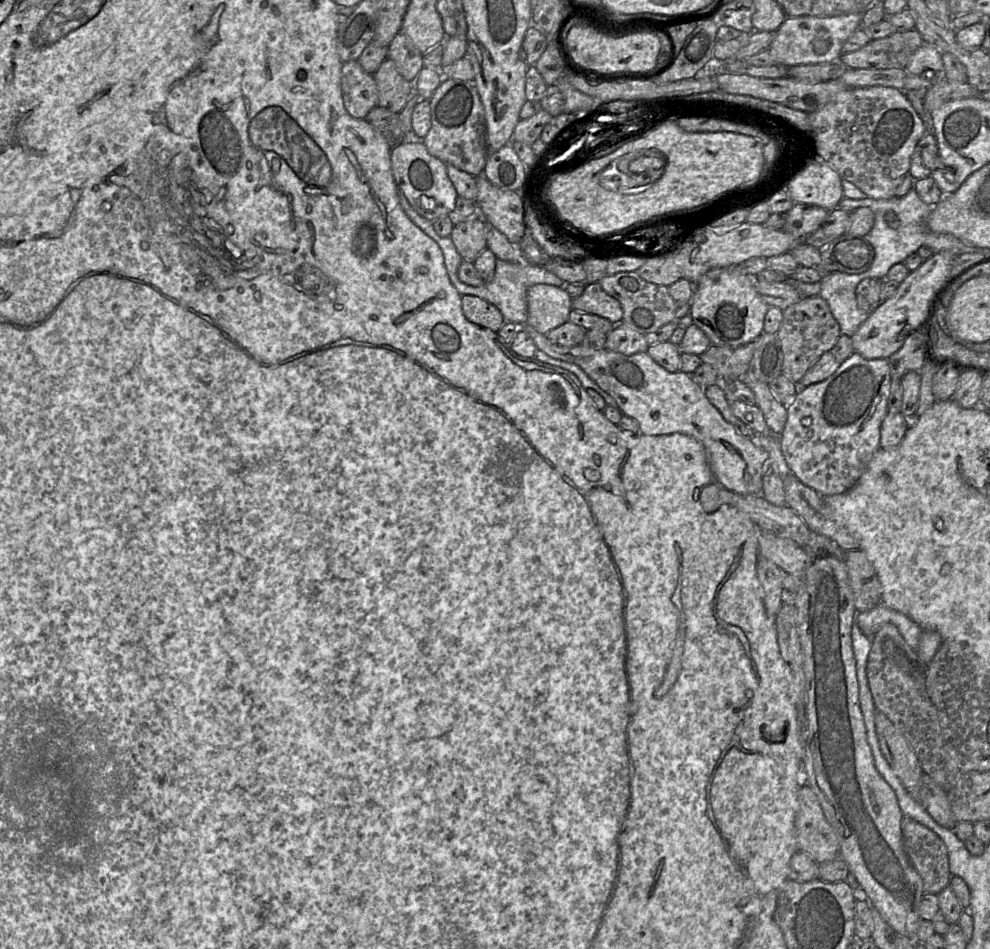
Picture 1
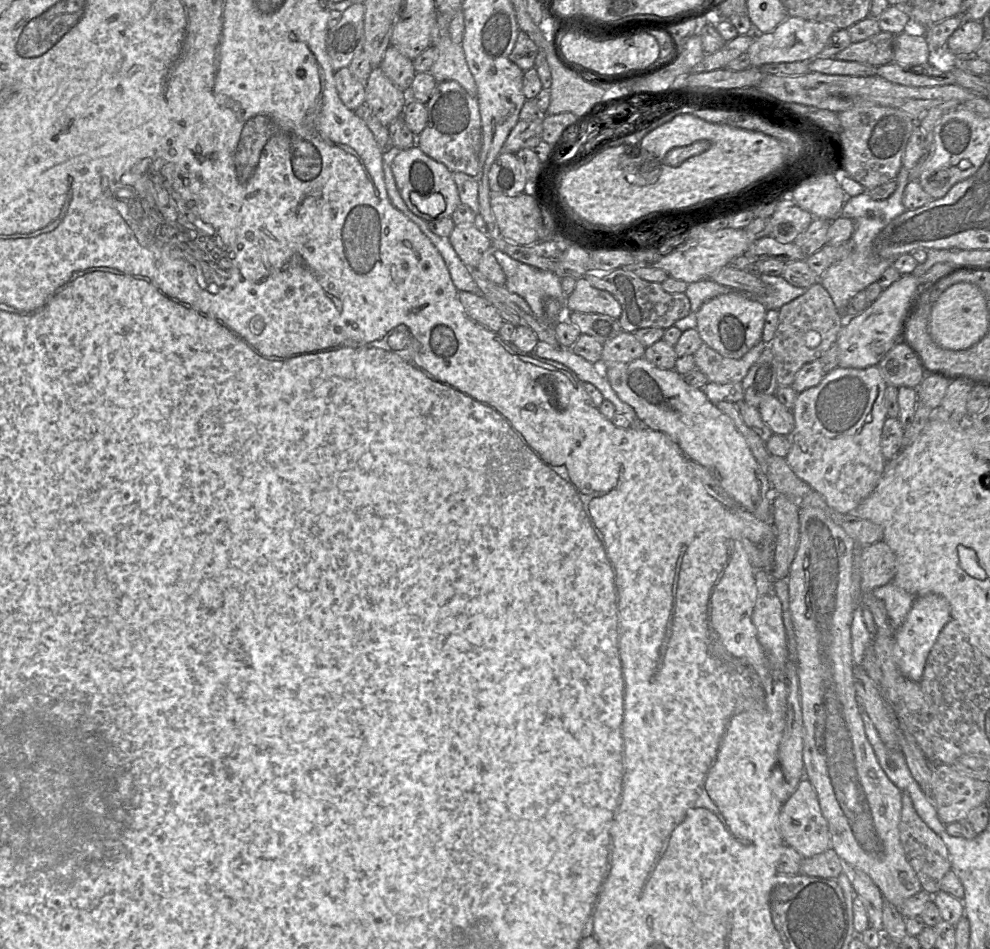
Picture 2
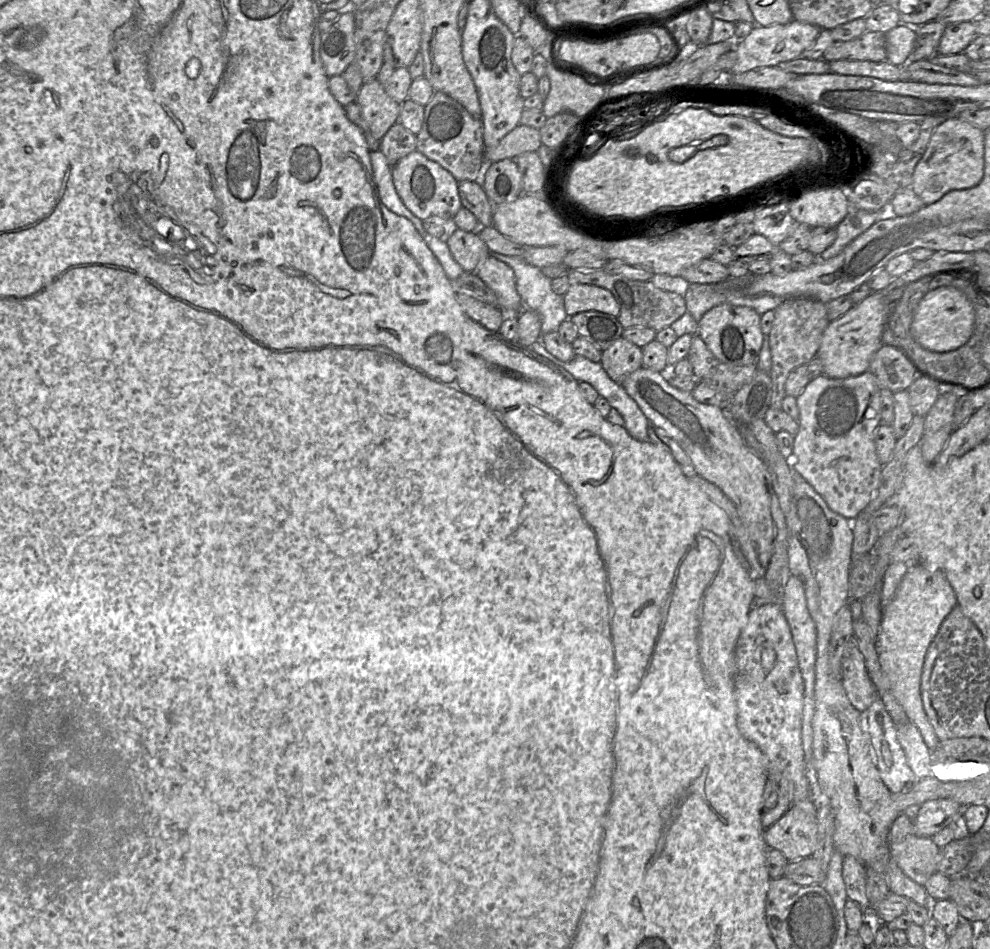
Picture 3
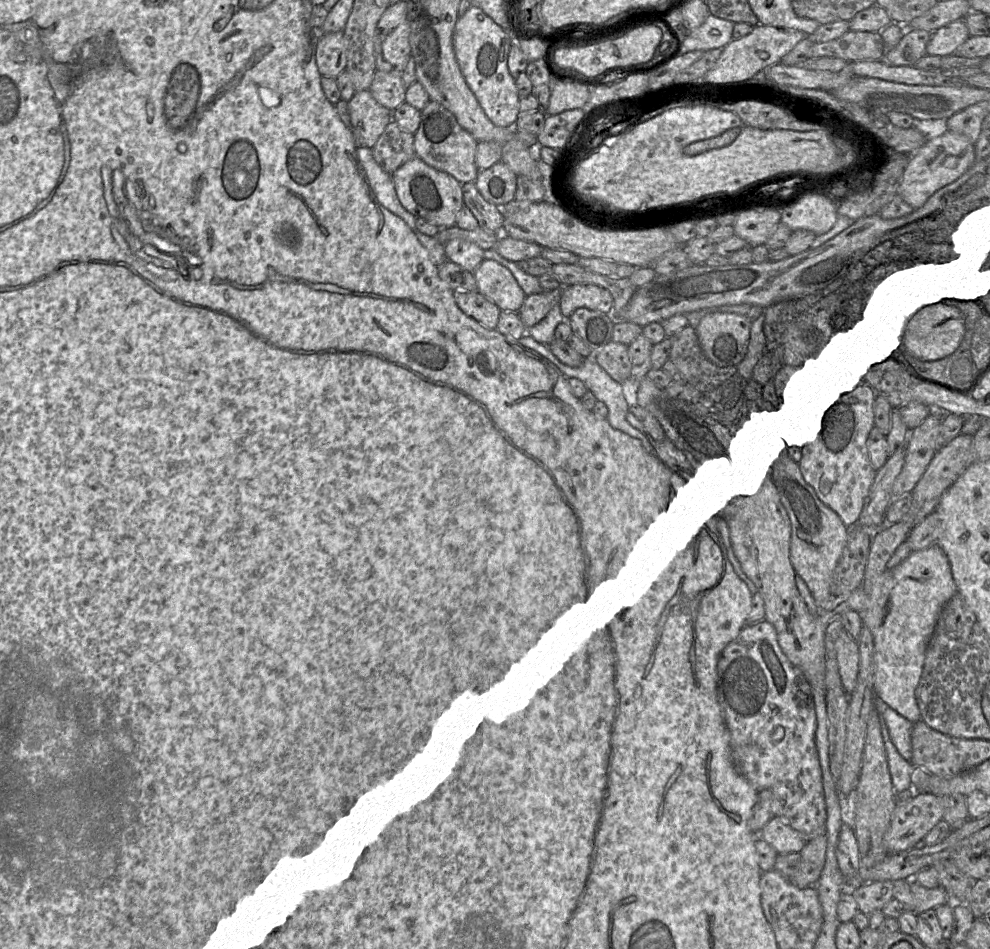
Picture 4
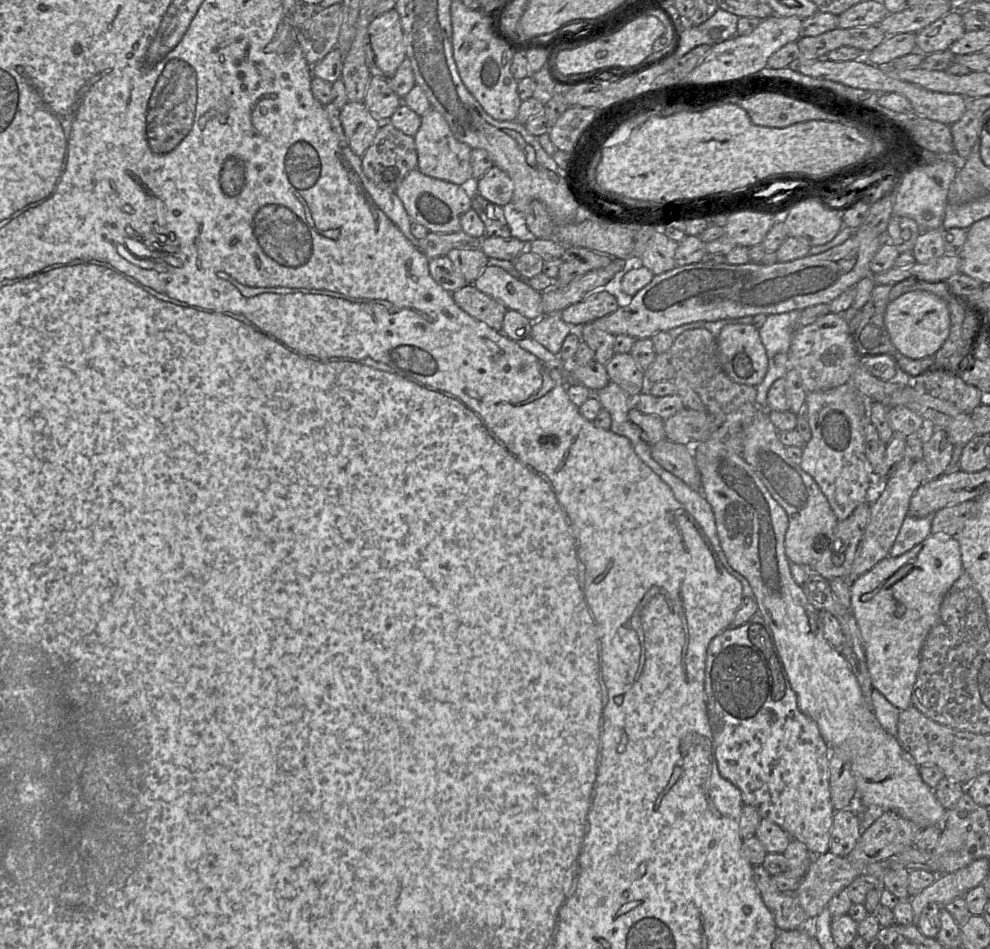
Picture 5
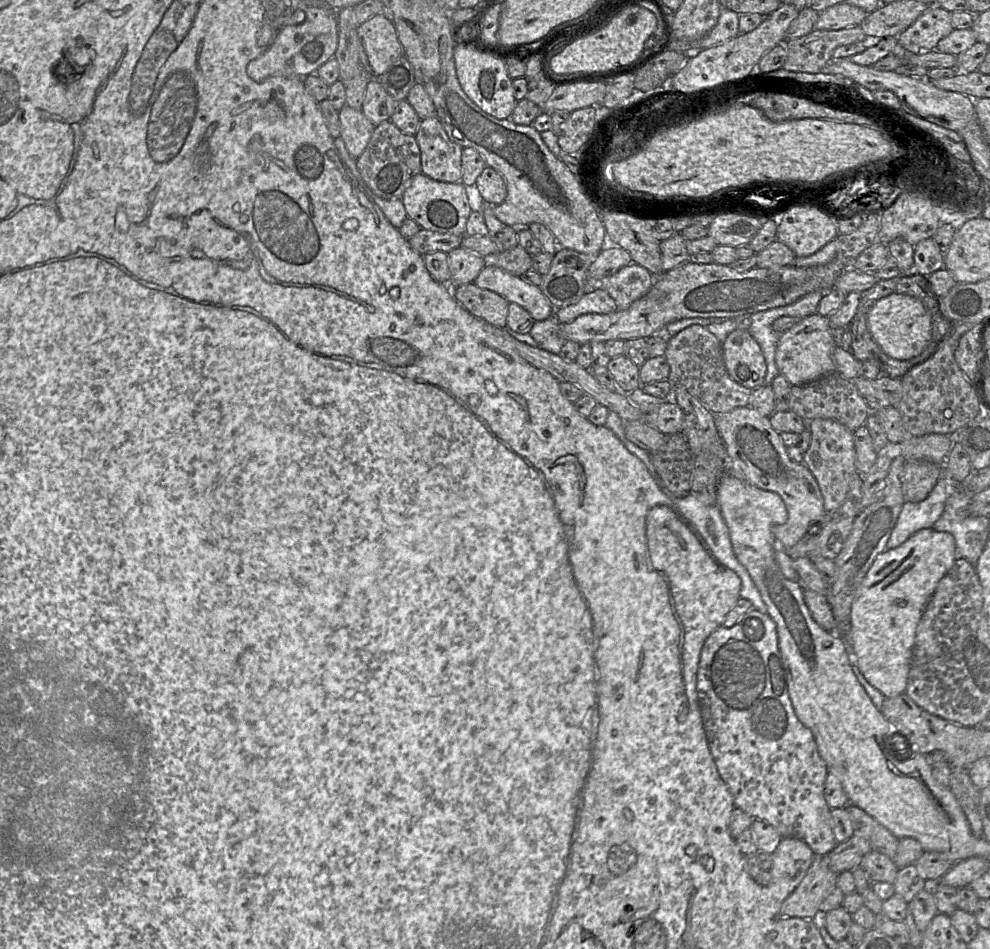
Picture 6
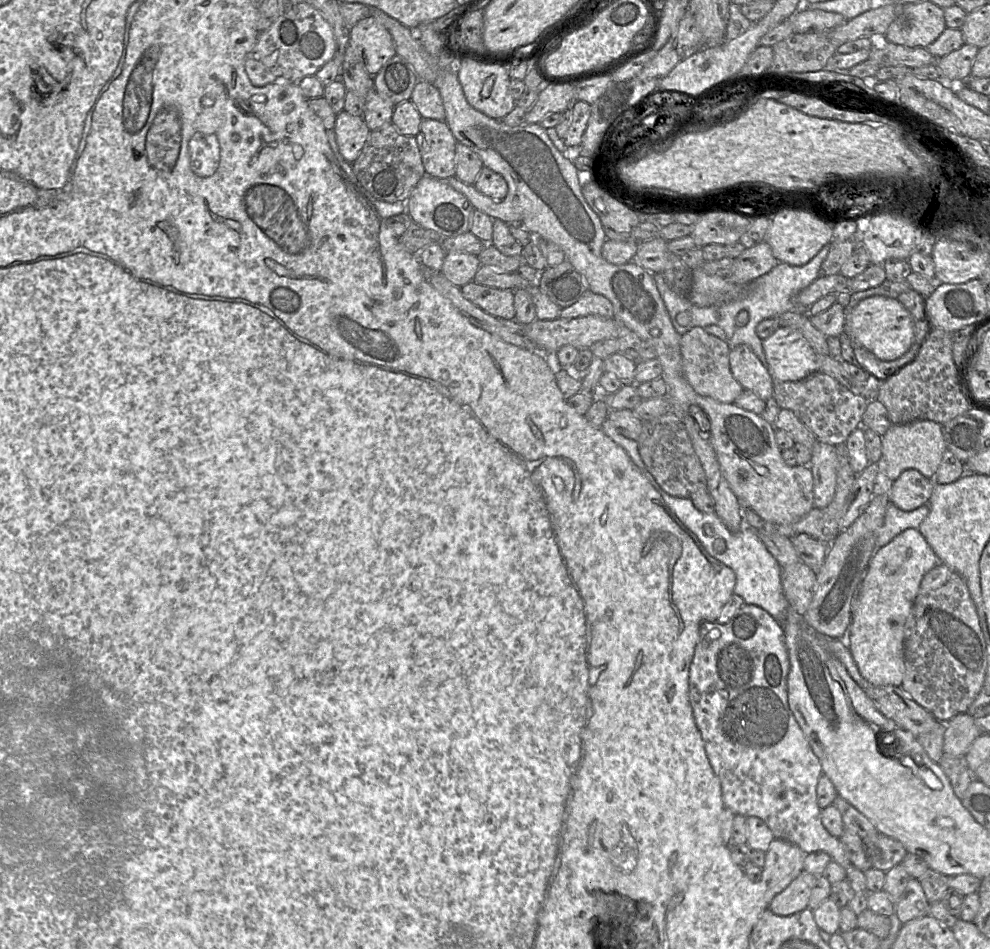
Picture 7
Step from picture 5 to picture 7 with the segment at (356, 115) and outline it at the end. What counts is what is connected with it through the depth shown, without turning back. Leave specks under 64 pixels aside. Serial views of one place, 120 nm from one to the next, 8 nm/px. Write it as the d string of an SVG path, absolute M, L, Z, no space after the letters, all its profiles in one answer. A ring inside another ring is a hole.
M343 110L337 114L333 130L340 153L349 163L353 163L370 133L363 117Z

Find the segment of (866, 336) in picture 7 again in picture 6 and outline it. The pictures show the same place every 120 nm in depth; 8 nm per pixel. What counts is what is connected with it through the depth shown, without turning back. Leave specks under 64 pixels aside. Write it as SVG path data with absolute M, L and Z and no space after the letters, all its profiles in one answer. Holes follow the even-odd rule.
M892 293L878 300L868 312L868 329L881 350L897 360L918 356L932 340L932 317L922 302L905 294Z

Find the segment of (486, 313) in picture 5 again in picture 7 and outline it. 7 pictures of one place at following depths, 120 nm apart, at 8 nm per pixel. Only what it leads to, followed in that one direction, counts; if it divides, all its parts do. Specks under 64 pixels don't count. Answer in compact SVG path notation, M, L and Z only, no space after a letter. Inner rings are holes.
M471 281L460 287L462 295L497 319L515 318L514 291L480 285Z

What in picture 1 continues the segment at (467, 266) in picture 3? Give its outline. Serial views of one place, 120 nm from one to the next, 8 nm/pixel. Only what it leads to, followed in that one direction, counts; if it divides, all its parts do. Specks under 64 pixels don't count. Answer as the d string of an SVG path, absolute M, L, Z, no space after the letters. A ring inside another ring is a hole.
M476 215L453 227L449 236L463 260L474 262L487 248L486 222Z

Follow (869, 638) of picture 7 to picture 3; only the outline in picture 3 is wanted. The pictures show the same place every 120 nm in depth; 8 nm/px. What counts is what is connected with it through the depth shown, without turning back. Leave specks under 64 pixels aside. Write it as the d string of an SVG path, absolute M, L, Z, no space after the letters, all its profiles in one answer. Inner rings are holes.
M918 562L909 564L908 570L902 578L894 597L882 610L879 633L876 638L879 663L884 677L890 684L890 690L902 706L909 721L919 731L930 752L936 749L938 740L923 709L920 696L921 675L928 647L936 636L941 623L956 604L955 592L942 570L937 569L935 565L923 565Z

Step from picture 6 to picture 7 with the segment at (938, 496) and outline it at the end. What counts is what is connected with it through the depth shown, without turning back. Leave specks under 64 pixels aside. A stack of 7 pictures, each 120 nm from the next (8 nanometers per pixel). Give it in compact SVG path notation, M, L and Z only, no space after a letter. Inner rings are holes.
M889 503L885 513L884 523L879 530L876 540L876 549L887 545L898 534L907 529L918 529L928 513L928 504L924 504L911 511L903 511L894 504Z

